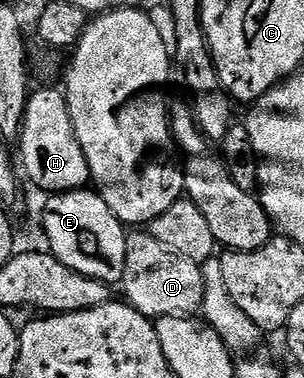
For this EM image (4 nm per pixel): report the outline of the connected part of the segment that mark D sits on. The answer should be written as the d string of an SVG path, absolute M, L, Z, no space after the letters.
M133 231L126 242L123 299L131 304L134 310L149 318L195 317L203 306L203 276L200 267L201 265L190 258L170 250L170 246L162 246L162 242L148 235L147 231Z

